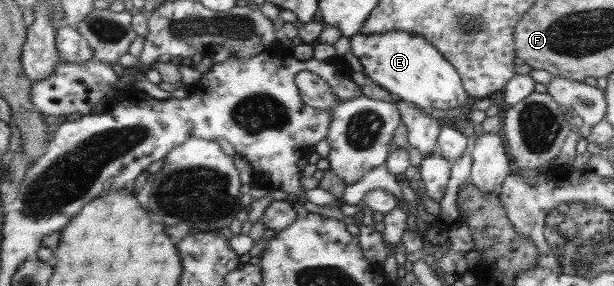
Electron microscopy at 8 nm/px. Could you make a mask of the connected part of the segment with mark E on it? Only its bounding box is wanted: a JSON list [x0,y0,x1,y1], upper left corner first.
[350,30,471,110]

